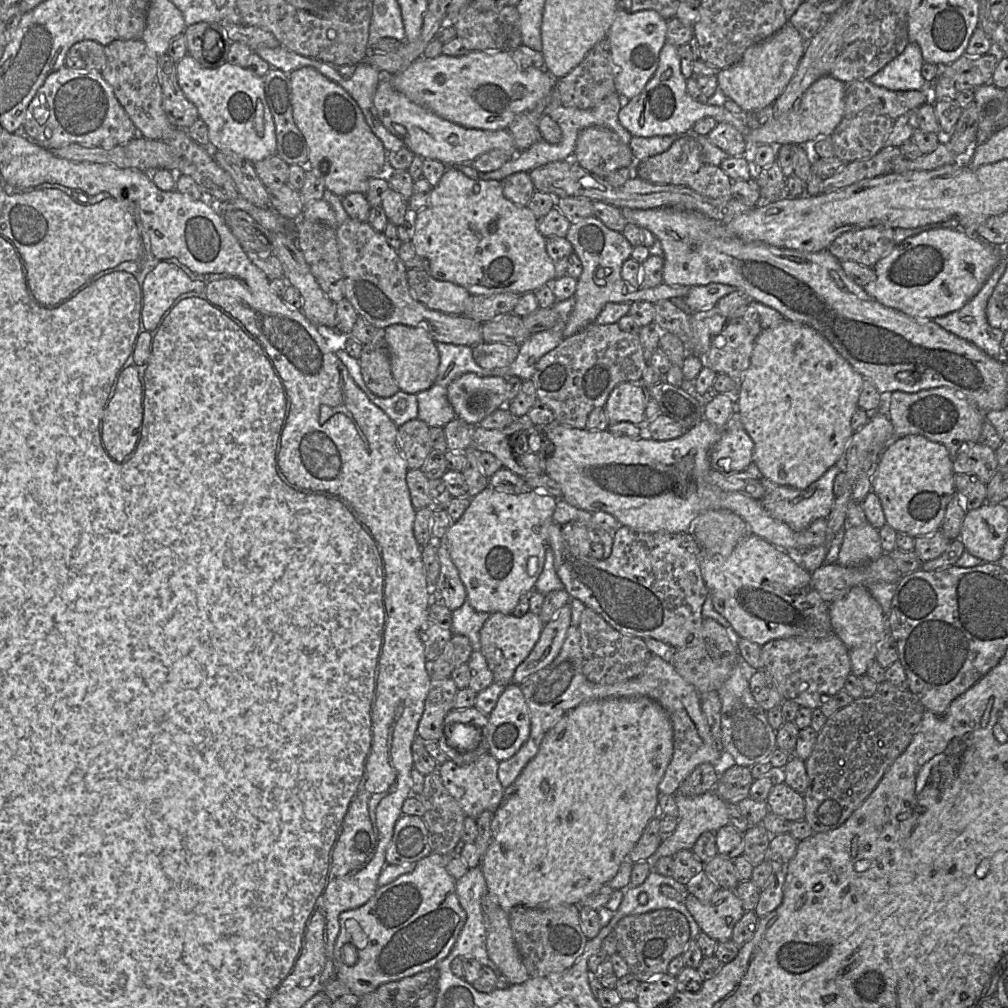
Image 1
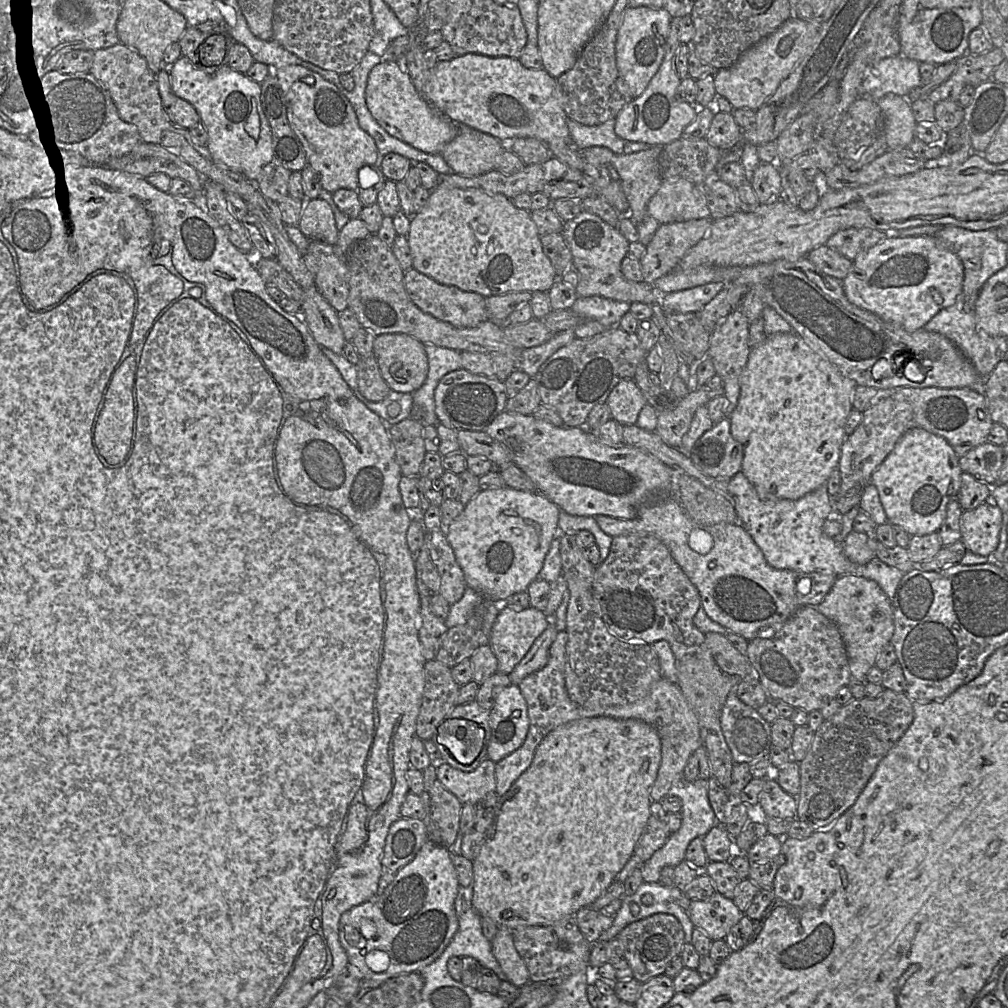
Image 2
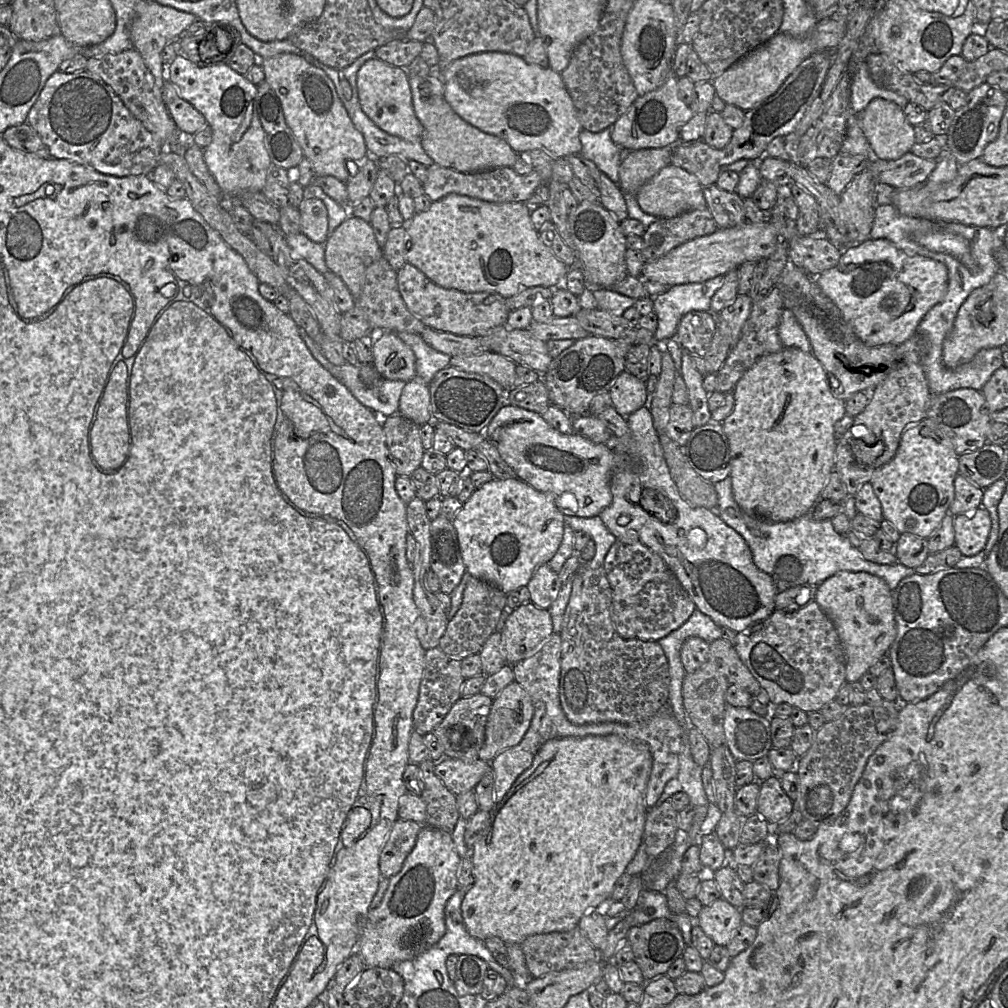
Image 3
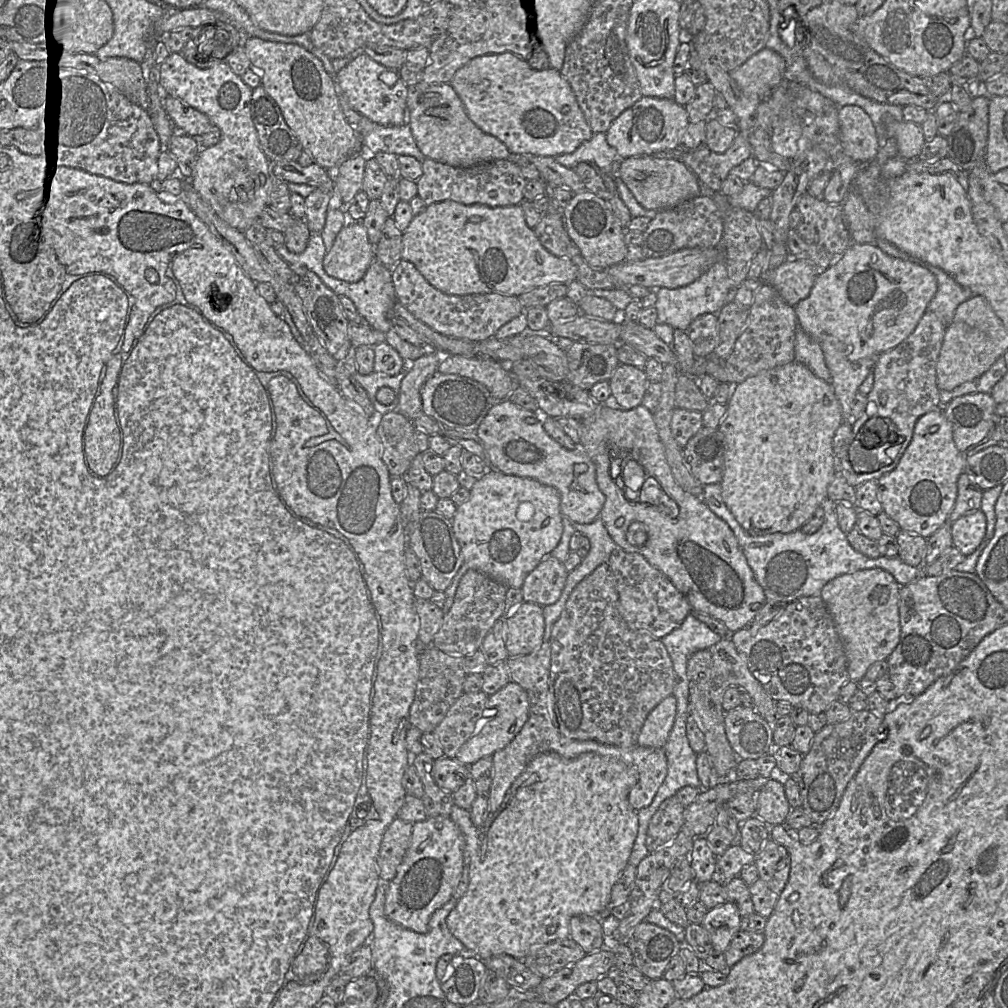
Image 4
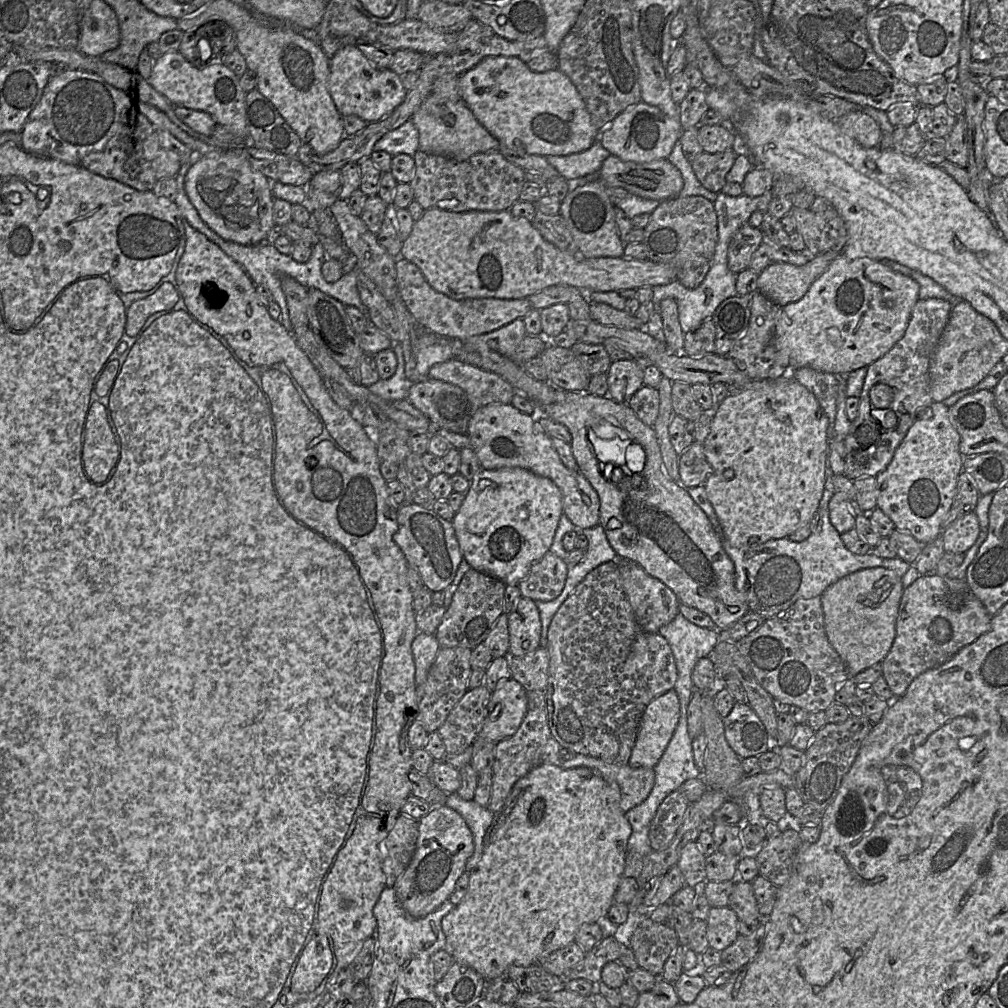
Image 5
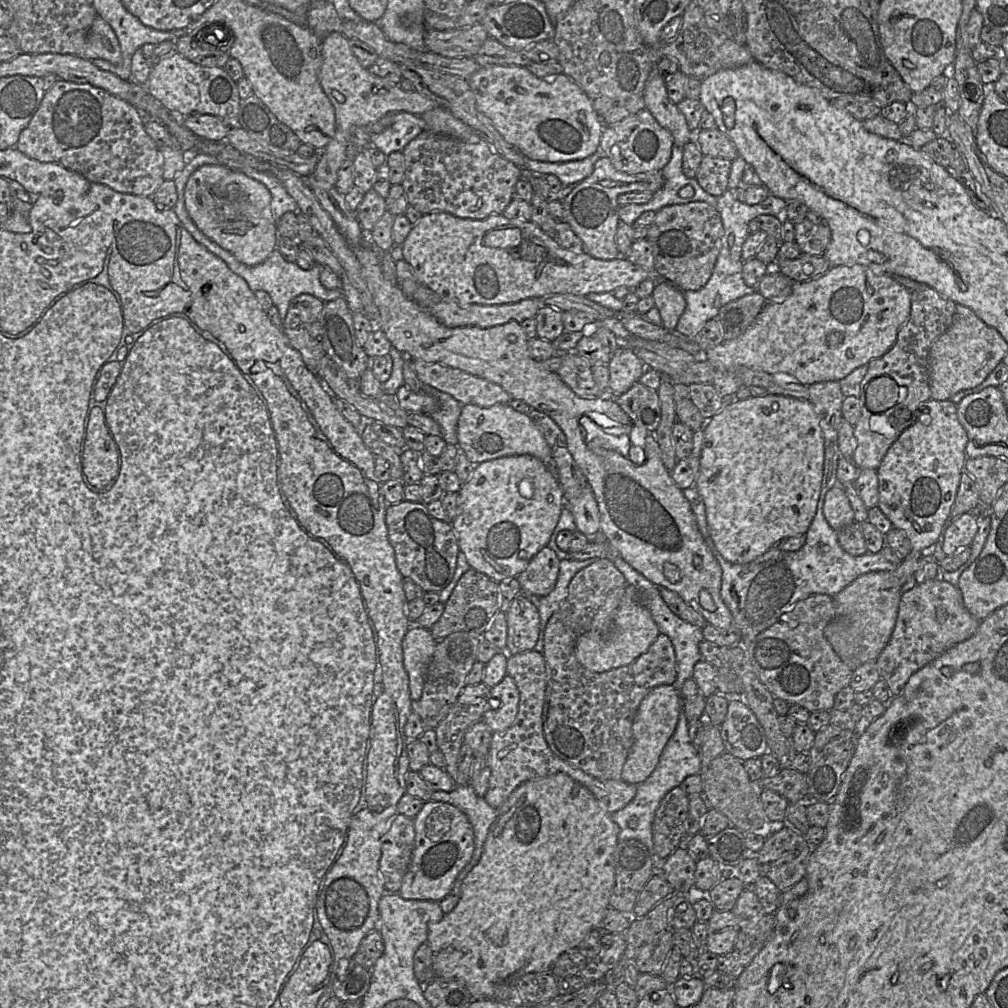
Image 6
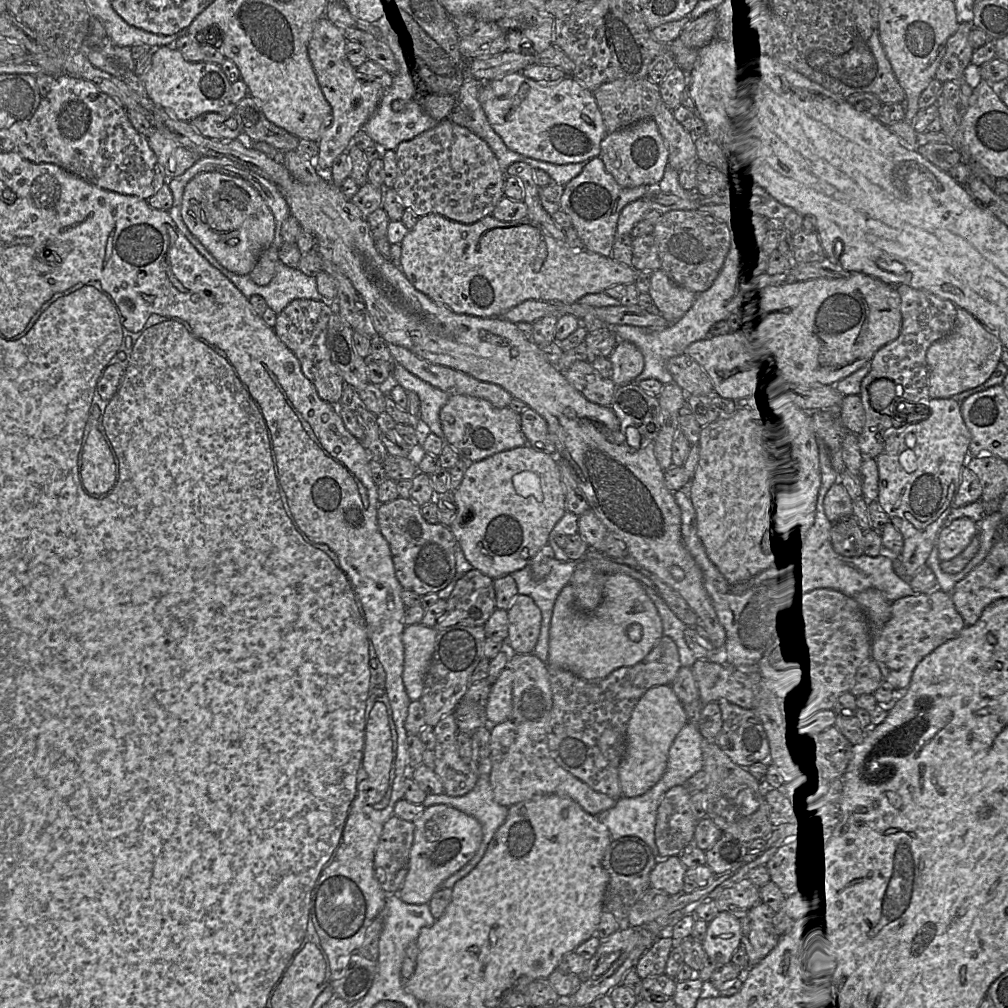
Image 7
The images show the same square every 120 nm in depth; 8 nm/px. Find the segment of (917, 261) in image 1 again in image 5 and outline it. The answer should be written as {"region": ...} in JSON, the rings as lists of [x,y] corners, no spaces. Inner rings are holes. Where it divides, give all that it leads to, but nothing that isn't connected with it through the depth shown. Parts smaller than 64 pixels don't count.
{"region":[[[839,254],[800,300],[781,307],[773,331],[773,344],[776,349],[787,351],[790,369],[810,367],[844,377],[883,357],[902,338],[918,294],[917,281],[893,271],[879,260],[869,257],[852,260]]]}

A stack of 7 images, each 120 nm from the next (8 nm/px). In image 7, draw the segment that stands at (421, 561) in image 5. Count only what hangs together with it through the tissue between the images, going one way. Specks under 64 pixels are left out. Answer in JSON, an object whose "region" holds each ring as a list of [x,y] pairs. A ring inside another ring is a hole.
{"region":[[[400,496],[379,505],[377,521],[381,534],[389,544],[395,574],[403,589],[424,596],[439,592],[451,582],[455,575],[457,541],[448,526],[428,523],[416,502]]]}

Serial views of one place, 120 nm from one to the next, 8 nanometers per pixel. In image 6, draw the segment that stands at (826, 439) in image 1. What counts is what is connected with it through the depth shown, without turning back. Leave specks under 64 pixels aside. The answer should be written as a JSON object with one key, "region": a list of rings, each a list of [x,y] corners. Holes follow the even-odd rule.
{"region":[[[775,394],[725,402],[703,430],[695,489],[705,504],[708,530],[722,557],[731,563],[746,564],[781,540],[806,534],[817,512],[824,469],[824,438],[813,404]]]}

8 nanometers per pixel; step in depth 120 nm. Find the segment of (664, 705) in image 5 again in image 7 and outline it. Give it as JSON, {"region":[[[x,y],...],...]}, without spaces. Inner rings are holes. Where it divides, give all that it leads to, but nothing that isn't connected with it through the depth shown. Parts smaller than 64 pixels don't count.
{"region":[[[657,685],[643,694],[634,707],[627,726],[626,751],[619,766],[623,797],[641,796],[658,783],[666,771],[670,747],[686,724],[683,704],[670,685]]]}

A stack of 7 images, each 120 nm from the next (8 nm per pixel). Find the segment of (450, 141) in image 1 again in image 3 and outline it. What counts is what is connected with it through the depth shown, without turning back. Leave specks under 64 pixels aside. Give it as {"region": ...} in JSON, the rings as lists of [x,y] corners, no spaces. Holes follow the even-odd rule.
{"region":[[[377,57],[367,60],[357,73],[357,90],[361,109],[383,131],[408,141],[420,141],[423,126],[416,117],[407,72]]]}

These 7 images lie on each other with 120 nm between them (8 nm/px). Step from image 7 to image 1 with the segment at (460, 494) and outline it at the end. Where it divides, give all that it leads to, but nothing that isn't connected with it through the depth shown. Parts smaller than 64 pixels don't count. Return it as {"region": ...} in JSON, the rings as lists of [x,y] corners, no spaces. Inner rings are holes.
{"region":[[[488,486],[472,497],[463,515],[452,522],[442,540],[465,586],[466,600],[476,611],[512,614],[520,598],[535,590],[556,502],[548,493],[528,489],[511,494]]]}

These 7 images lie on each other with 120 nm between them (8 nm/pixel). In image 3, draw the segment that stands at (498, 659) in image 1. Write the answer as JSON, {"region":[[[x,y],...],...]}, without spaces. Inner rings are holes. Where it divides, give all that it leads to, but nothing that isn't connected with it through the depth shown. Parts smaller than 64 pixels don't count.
{"region":[[[532,602],[512,610],[501,631],[506,664],[511,666],[532,656],[553,633],[548,609]]]}

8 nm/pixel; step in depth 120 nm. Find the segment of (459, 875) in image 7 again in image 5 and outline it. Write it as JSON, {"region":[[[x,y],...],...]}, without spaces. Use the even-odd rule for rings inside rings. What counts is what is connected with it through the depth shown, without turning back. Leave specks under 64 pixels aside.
{"region":[[[456,792],[447,795],[445,804],[464,818],[473,834],[474,853],[467,861],[465,868],[465,871],[470,873],[482,858],[484,836],[493,821],[494,813],[474,800],[462,799]]]}

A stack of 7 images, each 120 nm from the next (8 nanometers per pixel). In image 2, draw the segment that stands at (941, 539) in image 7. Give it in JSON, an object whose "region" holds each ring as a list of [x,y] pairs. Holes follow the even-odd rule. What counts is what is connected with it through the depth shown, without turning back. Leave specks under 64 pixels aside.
{"region":[[[990,499],[972,510],[965,510],[960,517],[960,541],[966,551],[984,557],[991,557],[999,543],[999,534],[1002,523],[1000,508]]]}

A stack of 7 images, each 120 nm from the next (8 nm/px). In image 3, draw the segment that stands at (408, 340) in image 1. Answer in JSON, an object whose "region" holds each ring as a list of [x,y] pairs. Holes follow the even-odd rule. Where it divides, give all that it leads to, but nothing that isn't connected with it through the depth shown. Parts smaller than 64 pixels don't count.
{"region":[[[394,332],[375,334],[373,366],[385,379],[408,382],[416,376],[416,357],[412,349]]]}

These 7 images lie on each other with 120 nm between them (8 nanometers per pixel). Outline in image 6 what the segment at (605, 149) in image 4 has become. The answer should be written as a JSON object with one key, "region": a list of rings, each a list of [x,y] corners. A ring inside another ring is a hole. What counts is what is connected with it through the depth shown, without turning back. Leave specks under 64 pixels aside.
{"region":[[[599,148],[595,153],[584,159],[562,163],[532,161],[532,159],[529,159],[528,165],[525,165],[524,169],[540,176],[554,174],[564,186],[579,183],[590,176],[594,170],[596,161],[603,156],[604,153]]]}

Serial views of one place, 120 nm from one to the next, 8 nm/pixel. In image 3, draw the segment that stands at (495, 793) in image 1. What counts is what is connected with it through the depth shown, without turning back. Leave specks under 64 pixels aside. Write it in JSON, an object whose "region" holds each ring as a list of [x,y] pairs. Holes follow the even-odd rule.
{"region":[[[443,757],[435,762],[435,774],[454,795],[473,791],[483,776],[492,770],[491,763],[477,759],[466,763],[460,759]]]}

